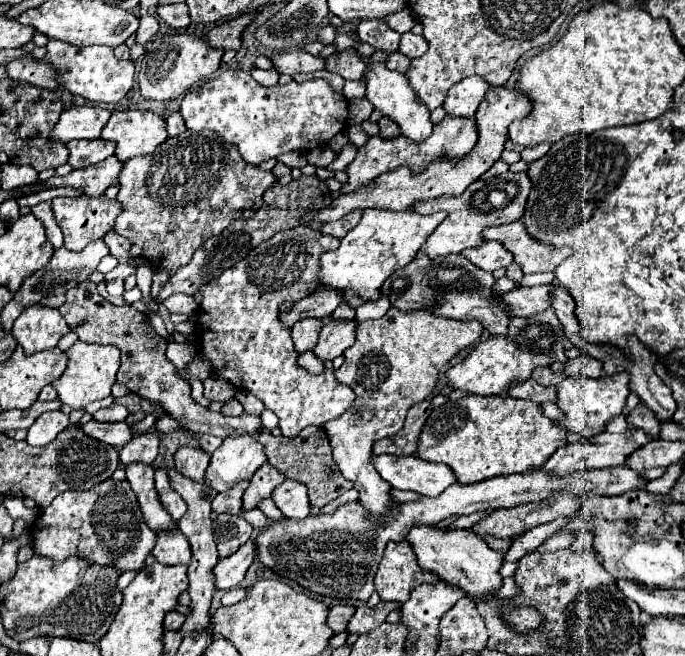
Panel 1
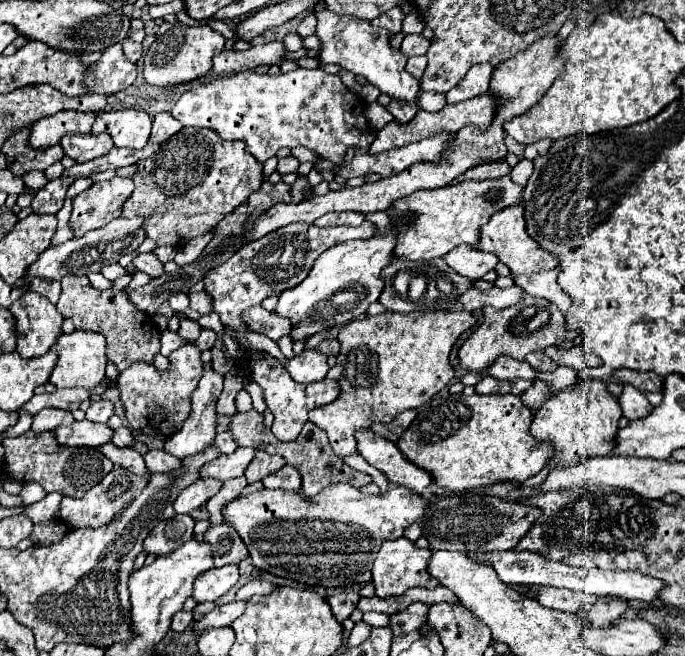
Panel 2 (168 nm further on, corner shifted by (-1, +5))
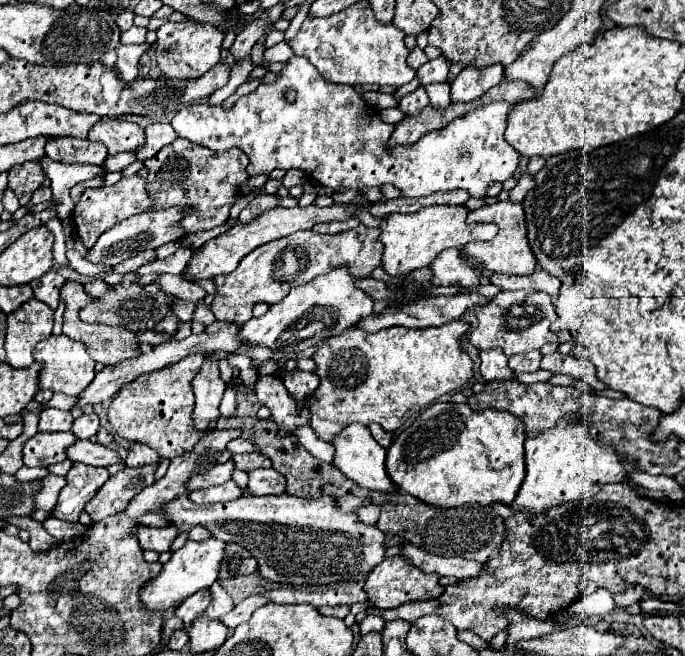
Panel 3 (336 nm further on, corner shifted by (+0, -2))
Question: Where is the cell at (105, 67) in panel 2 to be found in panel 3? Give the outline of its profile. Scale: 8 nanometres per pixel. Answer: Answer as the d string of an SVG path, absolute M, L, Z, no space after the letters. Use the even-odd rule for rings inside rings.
M147 43L143 45L119 45L117 47L117 63L115 71L123 83L133 83L137 79L137 63L141 55L147 51Z

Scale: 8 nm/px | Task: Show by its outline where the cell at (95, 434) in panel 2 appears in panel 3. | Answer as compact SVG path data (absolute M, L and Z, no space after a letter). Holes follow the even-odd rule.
M37 433L23 447L23 461L27 467L45 467L67 459L67 449L79 439L67 433Z

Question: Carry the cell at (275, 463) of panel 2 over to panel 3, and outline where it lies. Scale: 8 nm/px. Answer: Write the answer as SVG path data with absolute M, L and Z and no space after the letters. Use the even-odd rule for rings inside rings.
M257 451L245 453L245 455L233 455L233 461L235 461L235 467L245 473L251 473L253 469L259 469L259 467L271 467L271 459L263 457Z

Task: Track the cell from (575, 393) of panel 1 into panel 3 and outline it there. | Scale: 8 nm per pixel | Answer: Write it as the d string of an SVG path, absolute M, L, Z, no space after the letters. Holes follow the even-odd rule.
M563 417L555 427L525 439L525 481L511 503L515 511L527 509L531 513L545 511L549 507L593 497L605 483L621 483L627 473L621 467L615 449L603 441L597 441L587 433L587 423L581 417Z

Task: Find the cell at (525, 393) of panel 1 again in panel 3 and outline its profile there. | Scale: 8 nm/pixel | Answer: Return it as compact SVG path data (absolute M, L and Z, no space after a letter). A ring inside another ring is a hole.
M501 349L481 353L481 375L485 381L511 381L515 373L507 365L507 355Z

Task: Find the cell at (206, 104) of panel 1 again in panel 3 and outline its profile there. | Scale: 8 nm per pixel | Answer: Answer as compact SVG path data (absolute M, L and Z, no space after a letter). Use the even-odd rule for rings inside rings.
M293 57L287 61L287 67L279 73L275 83L261 83L253 93L237 99L231 109L223 109L223 105L211 103L191 103L183 107L171 121L173 129L179 137L185 137L197 145L209 147L213 151L225 151L231 147L239 147L247 157L247 173L261 175L271 173L273 169L301 169L309 179L321 183L323 187L339 189L363 189L363 187L379 187L383 183L395 185L405 197L421 197L433 191L449 191L449 189L465 189L471 197L485 197L485 189L489 183L503 183L509 179L519 163L519 153L505 141L505 121L509 107L505 103L489 103L483 109L475 109L465 117L457 117L451 125L431 131L423 135L413 145L399 145L395 149L387 149L387 141L391 137L393 125L387 125L379 119L379 115L367 107L361 99L359 91L349 85L335 85L331 81L323 81L319 71L303 57ZM287 91L295 93L295 101L287 101Z

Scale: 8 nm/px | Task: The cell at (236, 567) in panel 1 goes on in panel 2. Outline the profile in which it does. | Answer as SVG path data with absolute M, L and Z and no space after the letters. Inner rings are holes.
M224 566L224 568L212 568L204 572L194 586L192 598L202 604L208 600L218 600L222 594L226 594L234 584L238 582L238 566Z

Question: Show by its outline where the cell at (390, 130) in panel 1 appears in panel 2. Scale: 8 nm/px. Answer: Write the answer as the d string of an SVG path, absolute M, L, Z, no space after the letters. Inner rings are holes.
M392 100L392 102L386 106L386 110L388 110L388 112L394 116L394 120L400 122L400 124L410 122L410 120L416 116L416 112L418 112L416 106L408 106L408 102L396 102L396 100Z

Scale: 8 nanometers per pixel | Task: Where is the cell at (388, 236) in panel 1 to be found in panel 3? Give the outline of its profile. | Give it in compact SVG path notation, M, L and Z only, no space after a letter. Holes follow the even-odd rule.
M337 265L329 273L315 277L311 283L293 287L289 295L281 303L271 305L263 317L251 317L241 327L241 339L249 345L267 345L271 351L279 353L301 353L315 347L317 341L339 335L373 313L373 297L357 285L359 281L361 277L351 275L347 265Z

